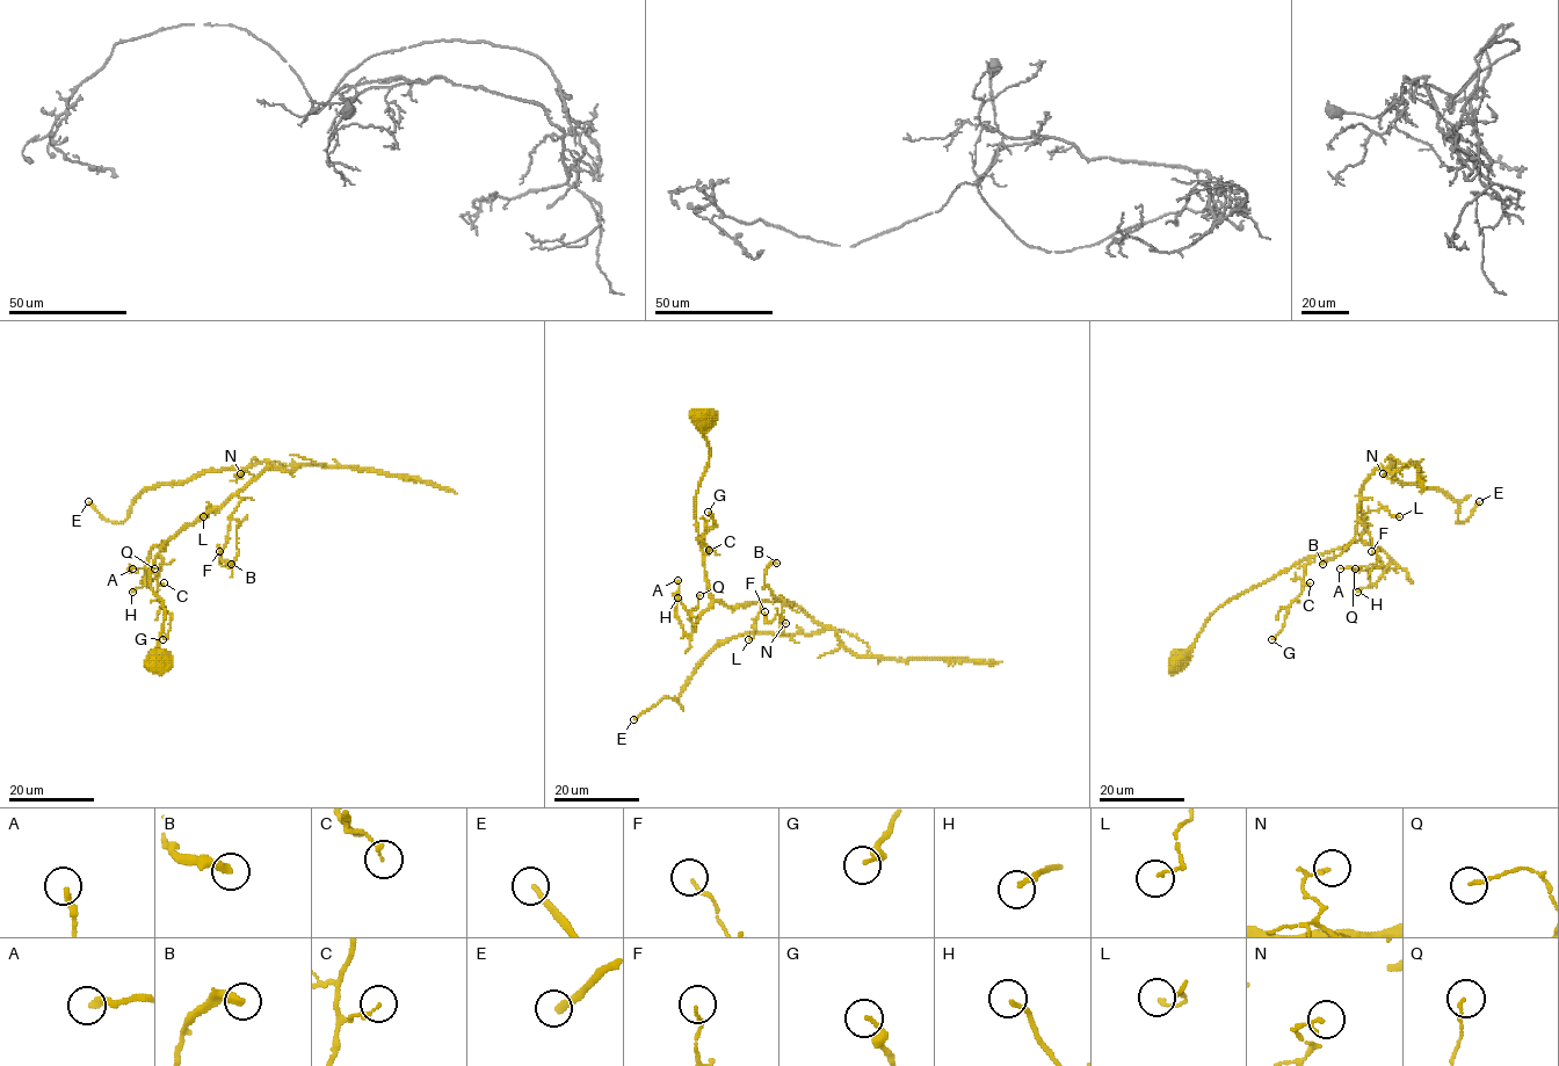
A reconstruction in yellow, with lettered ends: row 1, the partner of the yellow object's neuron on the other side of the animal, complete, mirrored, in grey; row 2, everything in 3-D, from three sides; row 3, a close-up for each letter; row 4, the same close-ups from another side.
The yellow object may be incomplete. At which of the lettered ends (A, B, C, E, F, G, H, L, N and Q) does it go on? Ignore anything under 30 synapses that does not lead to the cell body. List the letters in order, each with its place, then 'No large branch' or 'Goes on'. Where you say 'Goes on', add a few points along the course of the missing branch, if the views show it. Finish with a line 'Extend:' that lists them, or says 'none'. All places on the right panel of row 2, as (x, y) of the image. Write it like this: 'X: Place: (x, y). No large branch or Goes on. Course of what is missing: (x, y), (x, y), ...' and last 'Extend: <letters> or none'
A: Place: (1340, 568). Goes on. Course of what is missing: (1340, 568), (1317, 578), (1300, 600), (1268, 611), (1244, 608), (1248, 581), (1260, 577), (1271, 581)
B: Place: (1322, 564). Goes on. Course of what is missing: (1322, 564), (1293, 574), (1278, 596), (1261, 608), (1240, 613), (1222, 609), (1217, 601), (1218, 609), (1230, 606)
C: Place: (1310, 582). No large branch
E: Place: (1479, 501). Goes on
F: Place: (1371, 551). No large branch
G: Place: (1271, 639). No large branch
H: Place: (1357, 592). Goes on. Course of what is missing: (1357, 592), (1334, 601), (1321, 613), (1321, 625), (1334, 646), (1335, 660), (1354, 672)
L: Place: (1399, 516). No large branch
N: Place: (1383, 473). No large branch
Q: Place: (1355, 568). No large branch
Extend: A, B, E, H

